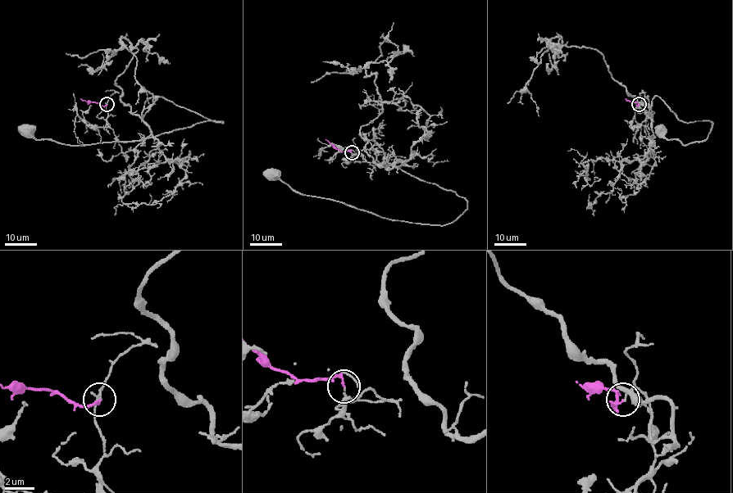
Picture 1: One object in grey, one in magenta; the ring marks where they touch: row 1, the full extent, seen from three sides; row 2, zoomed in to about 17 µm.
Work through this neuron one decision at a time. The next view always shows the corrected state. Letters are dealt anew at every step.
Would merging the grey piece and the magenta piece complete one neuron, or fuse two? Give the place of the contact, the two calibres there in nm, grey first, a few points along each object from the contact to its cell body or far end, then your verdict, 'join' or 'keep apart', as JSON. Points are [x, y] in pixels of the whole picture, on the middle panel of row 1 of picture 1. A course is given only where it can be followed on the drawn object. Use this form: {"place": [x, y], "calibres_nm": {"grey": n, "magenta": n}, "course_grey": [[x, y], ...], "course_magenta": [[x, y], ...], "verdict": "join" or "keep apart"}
{"place": [352, 152], "calibres_nm": {"grey": 110, "magenta": 130}, "course_grey": [[352, 153], [455, 192], [466, 209], [443, 225], [409, 223], [293, 191], [270, 173]], "course_magenta": [[352, 153], [351, 151], [338, 150], [325, 139]], "verdict": "keep apart"}

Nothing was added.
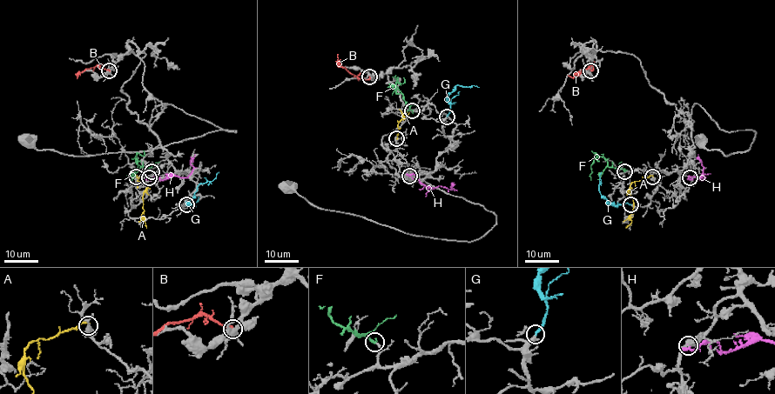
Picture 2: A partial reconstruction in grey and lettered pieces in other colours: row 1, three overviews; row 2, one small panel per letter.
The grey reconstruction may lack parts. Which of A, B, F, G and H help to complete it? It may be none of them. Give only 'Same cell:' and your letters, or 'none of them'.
Same cell: F, G

